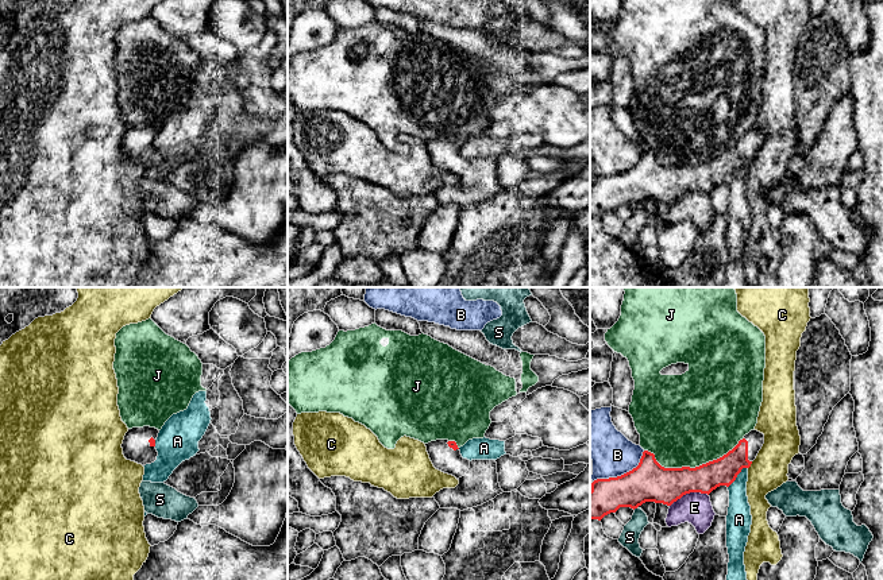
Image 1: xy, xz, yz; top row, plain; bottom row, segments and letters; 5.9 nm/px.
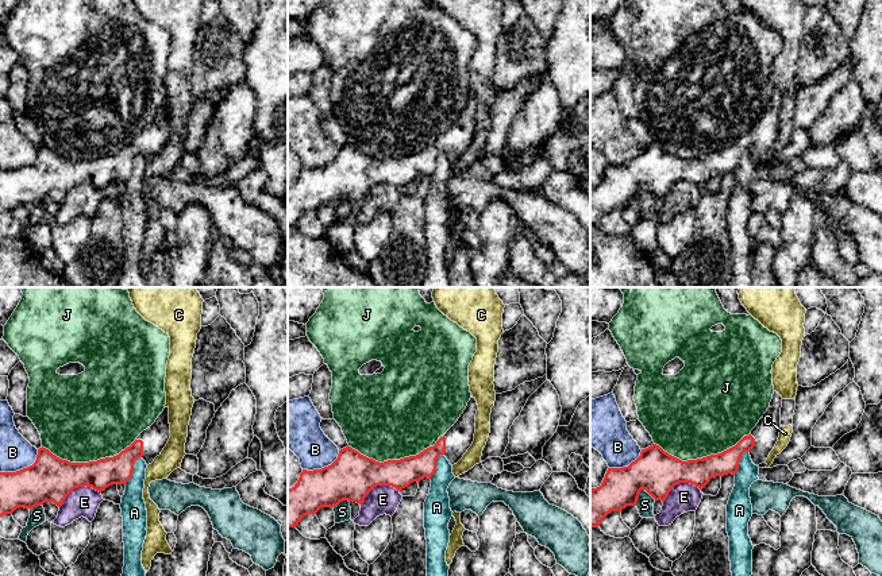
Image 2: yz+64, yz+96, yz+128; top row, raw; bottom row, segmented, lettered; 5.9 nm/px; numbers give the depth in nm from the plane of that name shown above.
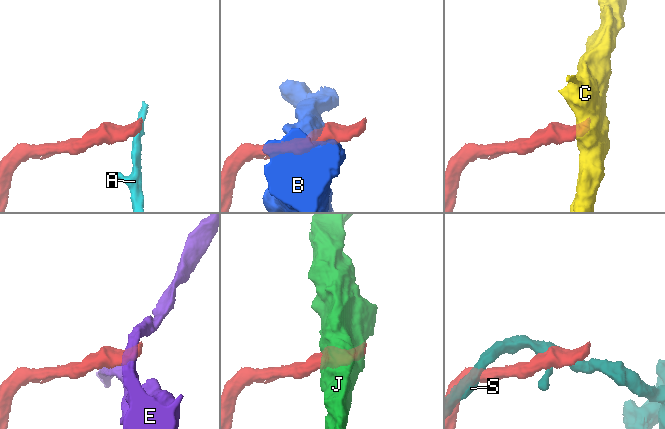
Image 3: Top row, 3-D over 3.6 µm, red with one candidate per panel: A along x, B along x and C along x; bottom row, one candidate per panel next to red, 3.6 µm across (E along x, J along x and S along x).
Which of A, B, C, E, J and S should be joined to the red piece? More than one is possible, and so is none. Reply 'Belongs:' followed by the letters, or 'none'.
Belongs: none

